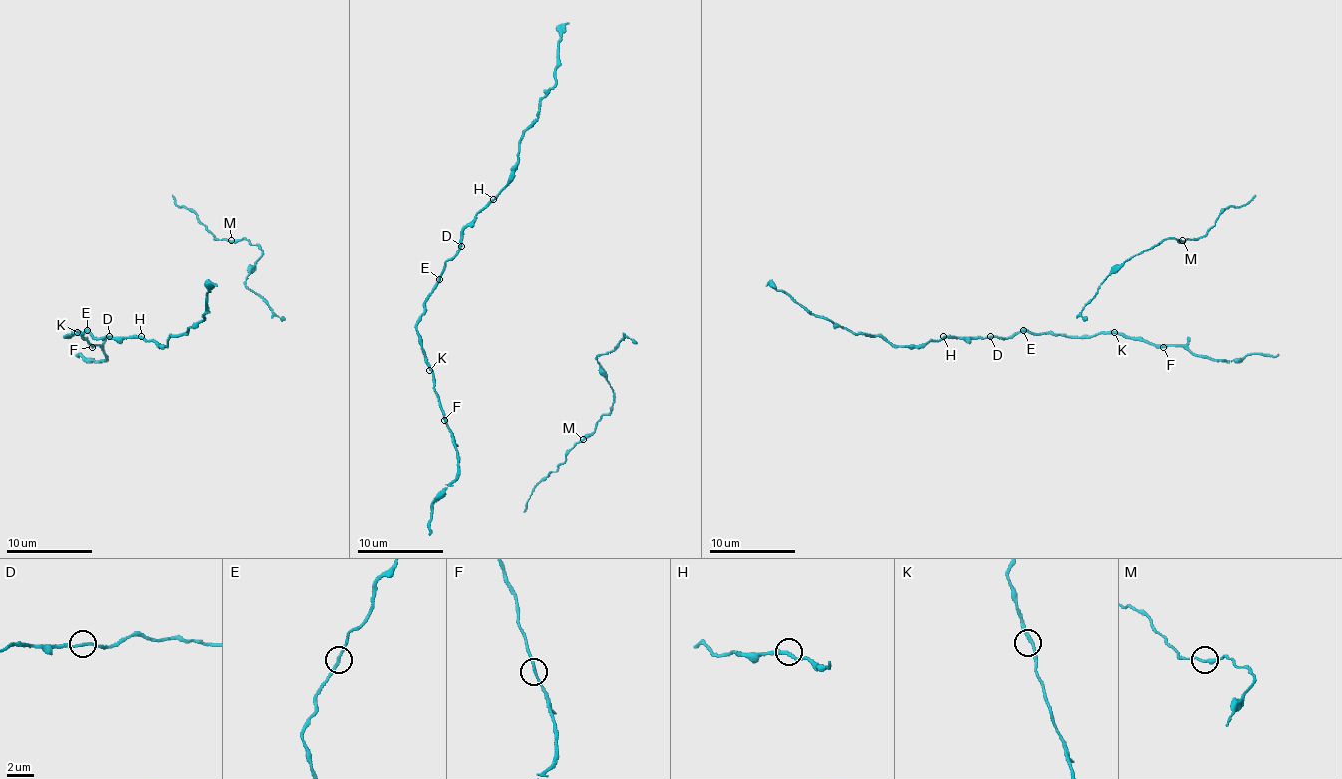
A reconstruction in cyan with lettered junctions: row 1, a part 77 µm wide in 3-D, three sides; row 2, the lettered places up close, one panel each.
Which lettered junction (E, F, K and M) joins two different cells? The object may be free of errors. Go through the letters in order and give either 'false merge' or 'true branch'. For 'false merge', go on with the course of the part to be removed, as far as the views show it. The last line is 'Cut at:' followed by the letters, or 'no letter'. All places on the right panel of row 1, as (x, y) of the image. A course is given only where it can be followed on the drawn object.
E: true branch
F: true branch
K: true branch
M: true branch
Cut at: no letter

